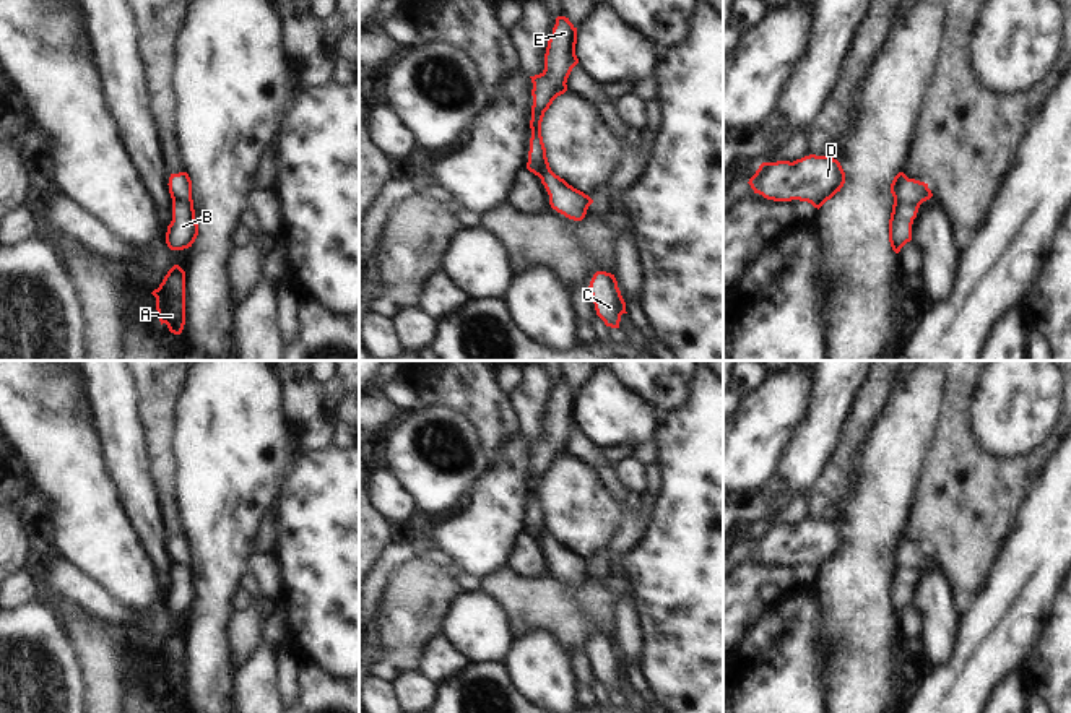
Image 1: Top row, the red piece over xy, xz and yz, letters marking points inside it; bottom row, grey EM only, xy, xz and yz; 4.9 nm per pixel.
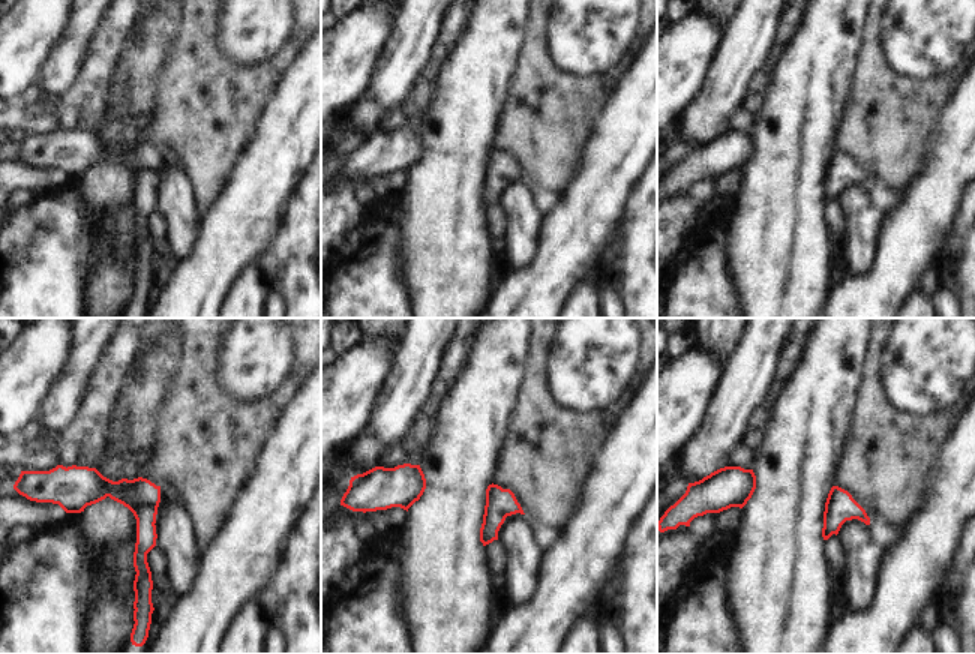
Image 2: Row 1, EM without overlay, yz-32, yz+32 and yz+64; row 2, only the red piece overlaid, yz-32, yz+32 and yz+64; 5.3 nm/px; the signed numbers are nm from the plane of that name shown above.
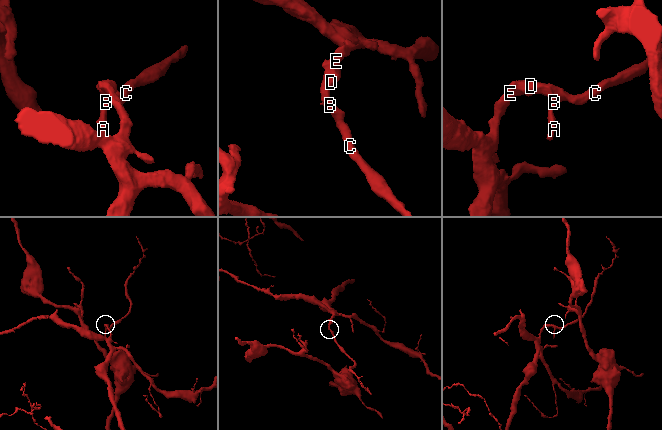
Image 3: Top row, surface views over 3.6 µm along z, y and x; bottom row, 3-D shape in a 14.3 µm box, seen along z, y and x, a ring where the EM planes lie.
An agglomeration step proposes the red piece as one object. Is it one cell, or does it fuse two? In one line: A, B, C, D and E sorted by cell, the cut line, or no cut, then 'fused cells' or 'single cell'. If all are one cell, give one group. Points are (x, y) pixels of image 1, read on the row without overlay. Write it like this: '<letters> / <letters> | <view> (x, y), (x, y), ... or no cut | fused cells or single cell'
A B C D E | no cut | single cell

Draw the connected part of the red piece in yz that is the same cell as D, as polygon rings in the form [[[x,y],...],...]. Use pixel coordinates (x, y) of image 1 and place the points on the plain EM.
[[[809,518],[793,526],[762,526],[748,547],[767,564],[800,564],[819,573],[840,555],[845,536],[837,523]]]

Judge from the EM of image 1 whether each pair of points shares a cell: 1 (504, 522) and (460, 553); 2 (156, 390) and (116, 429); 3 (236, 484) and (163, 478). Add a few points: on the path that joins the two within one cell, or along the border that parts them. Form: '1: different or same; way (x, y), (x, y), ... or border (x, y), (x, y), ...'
1: same; way (493, 525), (472, 543)
2: different; border (135, 377), (140, 414), (150, 442)
3: different; border (174, 442), (177, 453), (177, 494), (184, 517)

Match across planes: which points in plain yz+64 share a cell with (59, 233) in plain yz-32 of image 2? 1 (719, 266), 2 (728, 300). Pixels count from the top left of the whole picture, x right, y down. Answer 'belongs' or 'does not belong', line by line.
1: belongs
2: belongs

